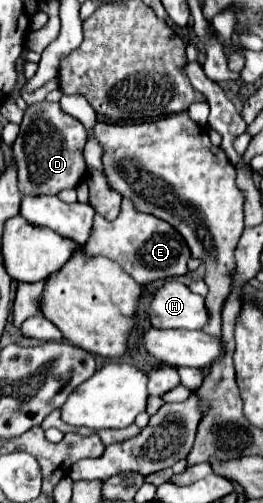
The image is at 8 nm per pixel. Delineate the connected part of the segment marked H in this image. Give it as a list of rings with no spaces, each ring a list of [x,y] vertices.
[[[171,279],[159,287],[149,305],[149,323],[157,329],[201,329],[207,323],[207,309],[201,295],[189,291],[187,285]]]

